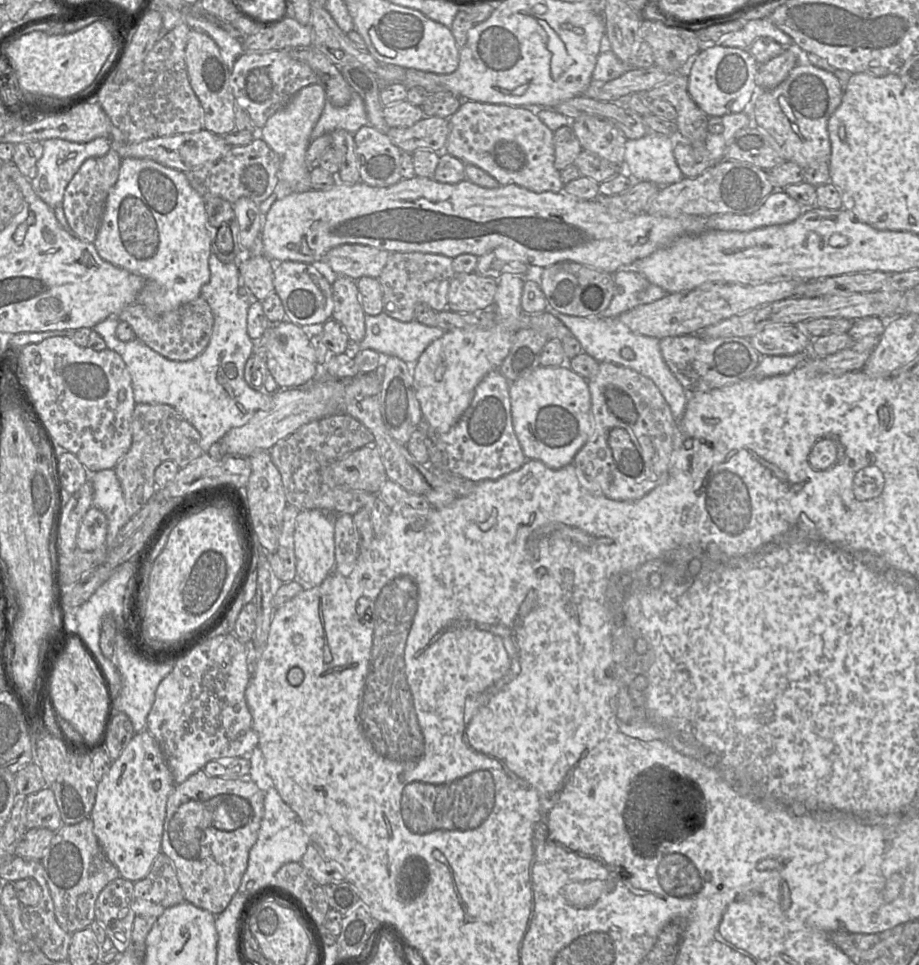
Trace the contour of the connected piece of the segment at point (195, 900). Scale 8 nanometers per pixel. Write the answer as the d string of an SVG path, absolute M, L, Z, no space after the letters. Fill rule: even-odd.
M203 769L190 775L184 782L175 785L174 790L169 795L166 803L166 816L161 841L161 852L173 861L176 868L177 878L186 902L207 910L214 915L218 915L226 909L240 886L242 877L247 869L250 849L255 844L258 837L258 832L264 813L264 795L265 792L260 790L249 777L223 778L209 776Z

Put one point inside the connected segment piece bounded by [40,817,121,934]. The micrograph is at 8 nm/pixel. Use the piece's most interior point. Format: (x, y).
(76, 868)

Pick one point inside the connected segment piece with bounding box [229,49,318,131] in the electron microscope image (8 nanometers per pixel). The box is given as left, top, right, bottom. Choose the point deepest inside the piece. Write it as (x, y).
(262, 83)

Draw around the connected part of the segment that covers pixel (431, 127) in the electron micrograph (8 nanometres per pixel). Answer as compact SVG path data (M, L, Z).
M424 117L408 128L389 128L386 135L402 152L412 153L417 149L442 152L449 135L449 120Z

